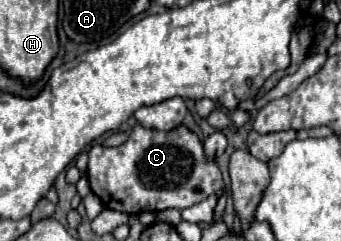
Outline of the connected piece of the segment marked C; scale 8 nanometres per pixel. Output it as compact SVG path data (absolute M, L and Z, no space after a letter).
M136 125L124 145L96 149L96 153L88 153L88 181L108 209L128 215L168 207L182 211L204 201L212 193L222 195L224 181L218 165L206 161L200 139L184 125L168 133Z

